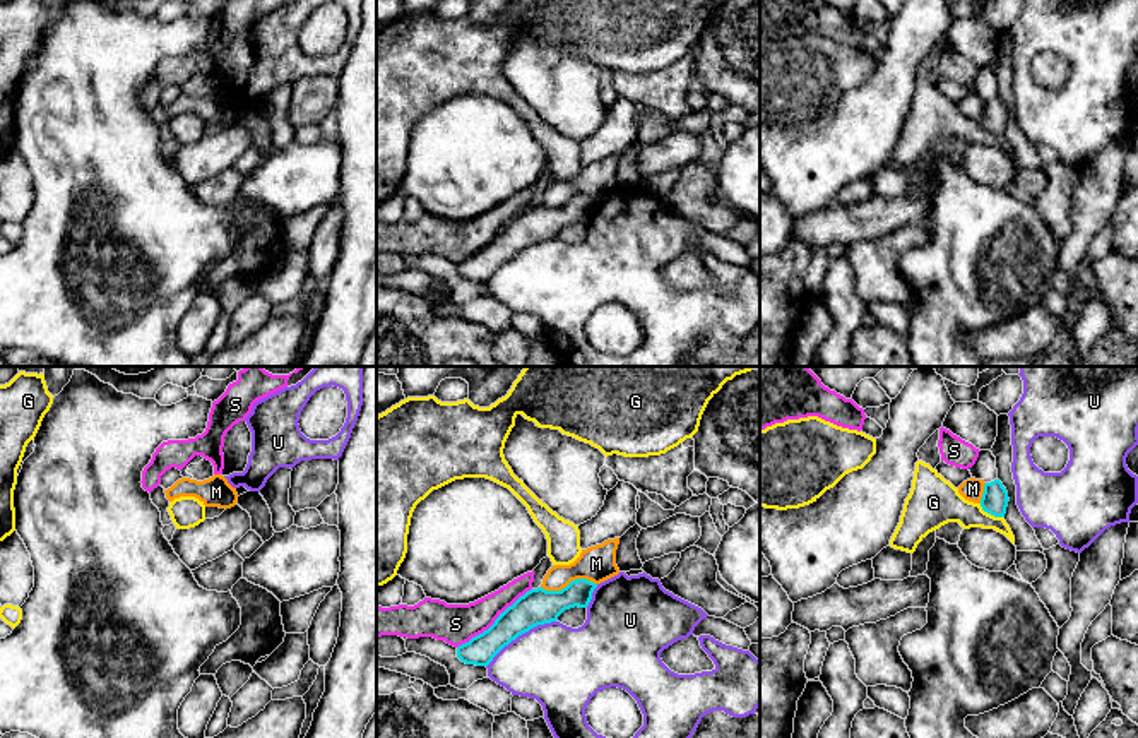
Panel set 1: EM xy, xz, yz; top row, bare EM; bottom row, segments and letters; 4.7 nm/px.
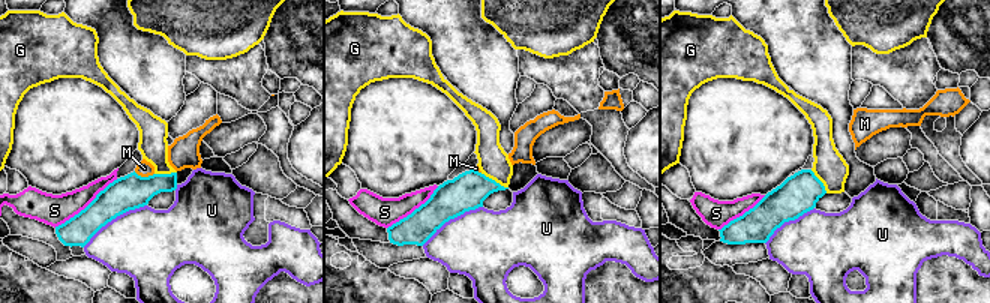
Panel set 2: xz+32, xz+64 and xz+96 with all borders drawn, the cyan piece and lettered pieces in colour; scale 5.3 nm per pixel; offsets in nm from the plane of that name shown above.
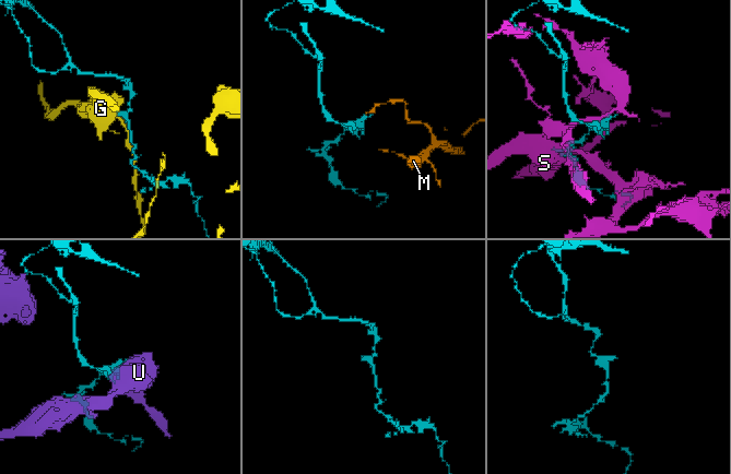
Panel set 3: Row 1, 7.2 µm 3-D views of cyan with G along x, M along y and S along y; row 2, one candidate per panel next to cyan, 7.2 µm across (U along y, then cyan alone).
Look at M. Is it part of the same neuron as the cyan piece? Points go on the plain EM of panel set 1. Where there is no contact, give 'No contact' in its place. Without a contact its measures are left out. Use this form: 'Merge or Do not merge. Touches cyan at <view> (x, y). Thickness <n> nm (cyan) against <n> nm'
Do not merge. Touches cyan at xz (570, 199). Thickness 170 nm (cyan) against 170 nm

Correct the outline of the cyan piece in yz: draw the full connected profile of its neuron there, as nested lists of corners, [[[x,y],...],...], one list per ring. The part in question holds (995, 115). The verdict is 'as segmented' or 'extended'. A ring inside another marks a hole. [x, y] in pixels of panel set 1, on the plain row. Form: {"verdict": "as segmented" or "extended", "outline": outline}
{"verdict": "as segmented", "outline": [[[999,96],[984,101],[981,123],[994,134],[1005,134],[1008,123],[1008,108]]]}

